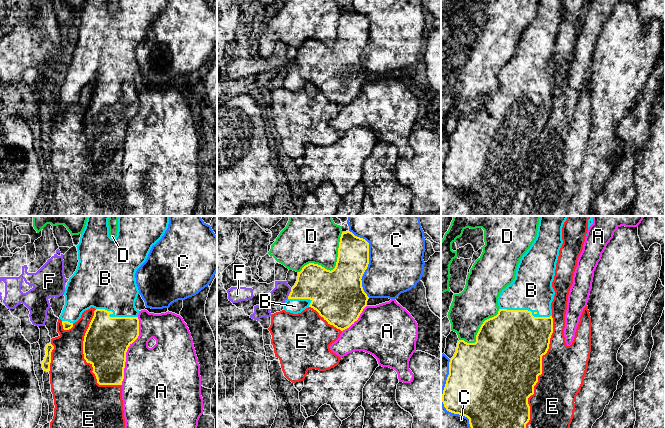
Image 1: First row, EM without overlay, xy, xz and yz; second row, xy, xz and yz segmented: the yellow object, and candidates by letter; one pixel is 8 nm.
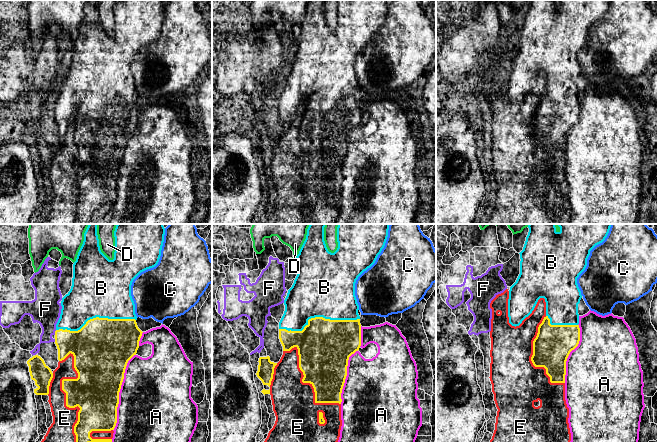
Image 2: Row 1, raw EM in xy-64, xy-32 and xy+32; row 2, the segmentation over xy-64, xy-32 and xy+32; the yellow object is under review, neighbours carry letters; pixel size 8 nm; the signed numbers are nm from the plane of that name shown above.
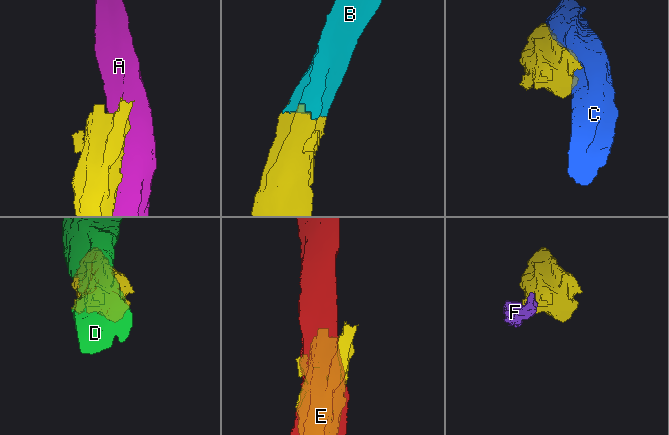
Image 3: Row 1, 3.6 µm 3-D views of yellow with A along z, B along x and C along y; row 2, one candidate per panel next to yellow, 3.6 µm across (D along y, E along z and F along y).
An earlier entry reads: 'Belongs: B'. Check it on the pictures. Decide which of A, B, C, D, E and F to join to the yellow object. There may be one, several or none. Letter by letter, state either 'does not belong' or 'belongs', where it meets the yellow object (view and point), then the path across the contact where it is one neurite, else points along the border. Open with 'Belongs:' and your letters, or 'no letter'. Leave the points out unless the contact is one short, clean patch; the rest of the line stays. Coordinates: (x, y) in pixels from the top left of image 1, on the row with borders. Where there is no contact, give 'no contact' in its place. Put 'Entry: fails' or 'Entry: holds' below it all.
Belongs: B
A: does not belong; contact xy (126, 351)
B: belongs; contact yz (526, 310)
C: does not belong; contact xz (368, 261)
D: does not belong; contact xz (334, 268)
E: does not belong; contact yz (541, 372)
F: does not belong; contact xz (290, 293); border xz (291, 288), (287, 298)
Entry: holds

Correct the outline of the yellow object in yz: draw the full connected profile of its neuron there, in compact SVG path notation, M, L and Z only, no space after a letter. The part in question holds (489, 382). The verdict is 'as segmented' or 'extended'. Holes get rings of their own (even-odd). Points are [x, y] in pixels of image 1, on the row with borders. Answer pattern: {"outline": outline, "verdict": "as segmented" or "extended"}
{"outline": "M540 216L536 239L520 259L515 279L498 297L498 314L483 322L475 343L457 343L442 402L447 411L467 417L471 428L526 428L530 420L528 398L542 374L542 356L553 333L552 282L566 219Z", "verdict": "extended"}

